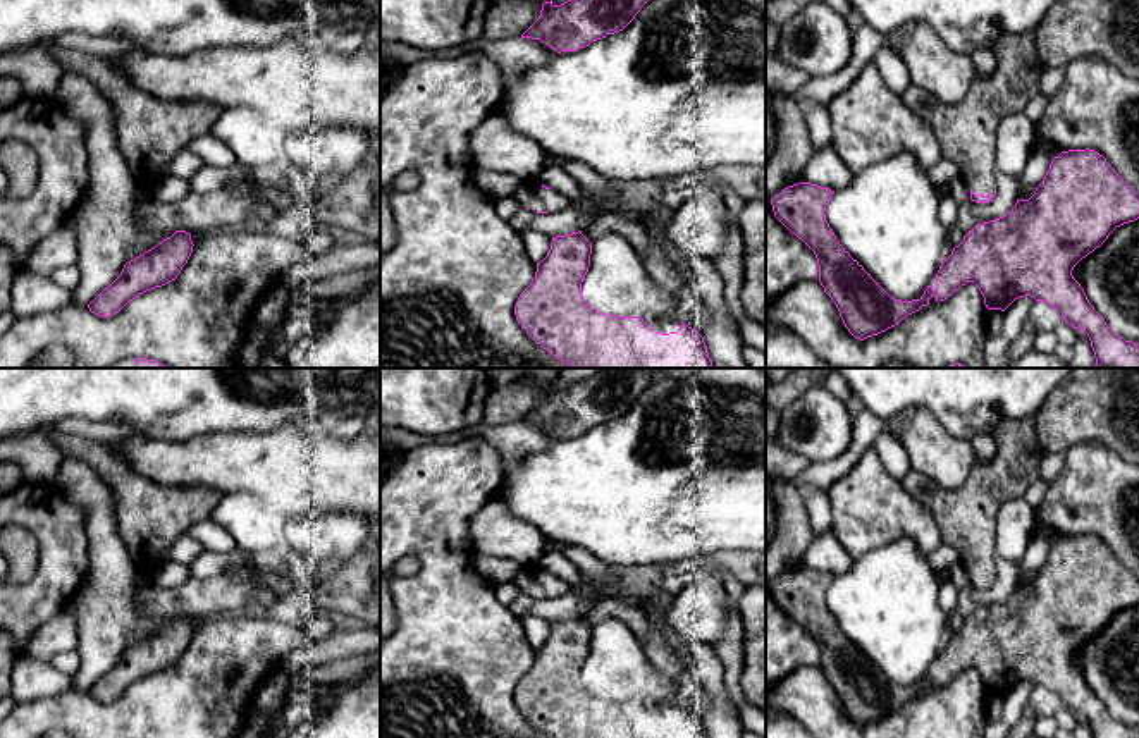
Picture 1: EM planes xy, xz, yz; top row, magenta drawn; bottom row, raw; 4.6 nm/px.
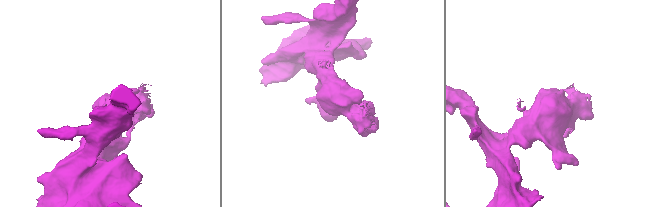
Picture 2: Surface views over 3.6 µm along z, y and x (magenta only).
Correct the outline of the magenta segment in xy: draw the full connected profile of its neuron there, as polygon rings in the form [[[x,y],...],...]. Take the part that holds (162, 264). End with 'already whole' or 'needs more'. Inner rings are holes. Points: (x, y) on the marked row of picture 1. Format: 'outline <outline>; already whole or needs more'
outline [[[175,231],[155,248],[127,261],[120,275],[88,304],[89,311],[108,318],[139,294],[175,280],[193,246],[189,232]]]; already whole

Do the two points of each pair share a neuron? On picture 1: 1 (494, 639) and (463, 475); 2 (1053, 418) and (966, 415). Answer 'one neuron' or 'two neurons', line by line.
1: one neuron
2: two neurons

